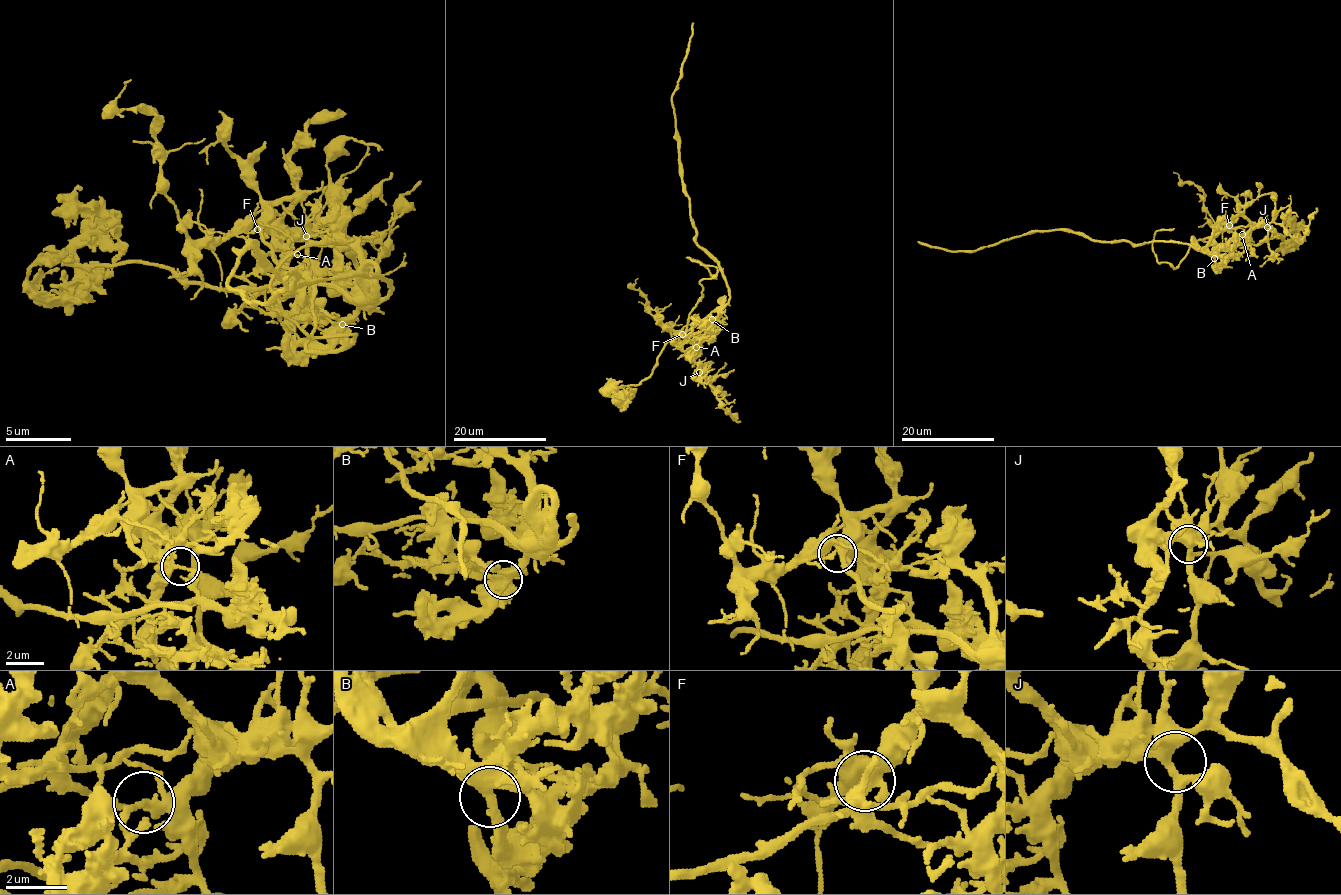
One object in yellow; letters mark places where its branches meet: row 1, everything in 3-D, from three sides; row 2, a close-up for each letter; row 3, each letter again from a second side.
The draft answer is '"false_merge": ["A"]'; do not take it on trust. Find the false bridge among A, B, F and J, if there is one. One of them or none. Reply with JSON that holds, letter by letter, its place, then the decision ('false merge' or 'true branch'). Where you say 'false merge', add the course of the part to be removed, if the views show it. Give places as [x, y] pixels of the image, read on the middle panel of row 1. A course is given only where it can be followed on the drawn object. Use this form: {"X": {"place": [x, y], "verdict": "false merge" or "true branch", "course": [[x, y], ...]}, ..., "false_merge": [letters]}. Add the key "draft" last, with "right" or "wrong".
{"A": {"place": [696, 347], "verdict": "false merge", "course": [[696, 347], [691, 355], [684, 335], [689, 312], [702, 297], [701, 281], [717, 269], [687, 258], [717, 278]]}, "B": {"place": [712, 319], "verdict": "true branch"}, "F": {"place": [682, 334], "verdict": "true branch"}, "J": {"place": [699, 372], "verdict": "true branch"}, "false_merge": ["A"], "draft": "right"}

